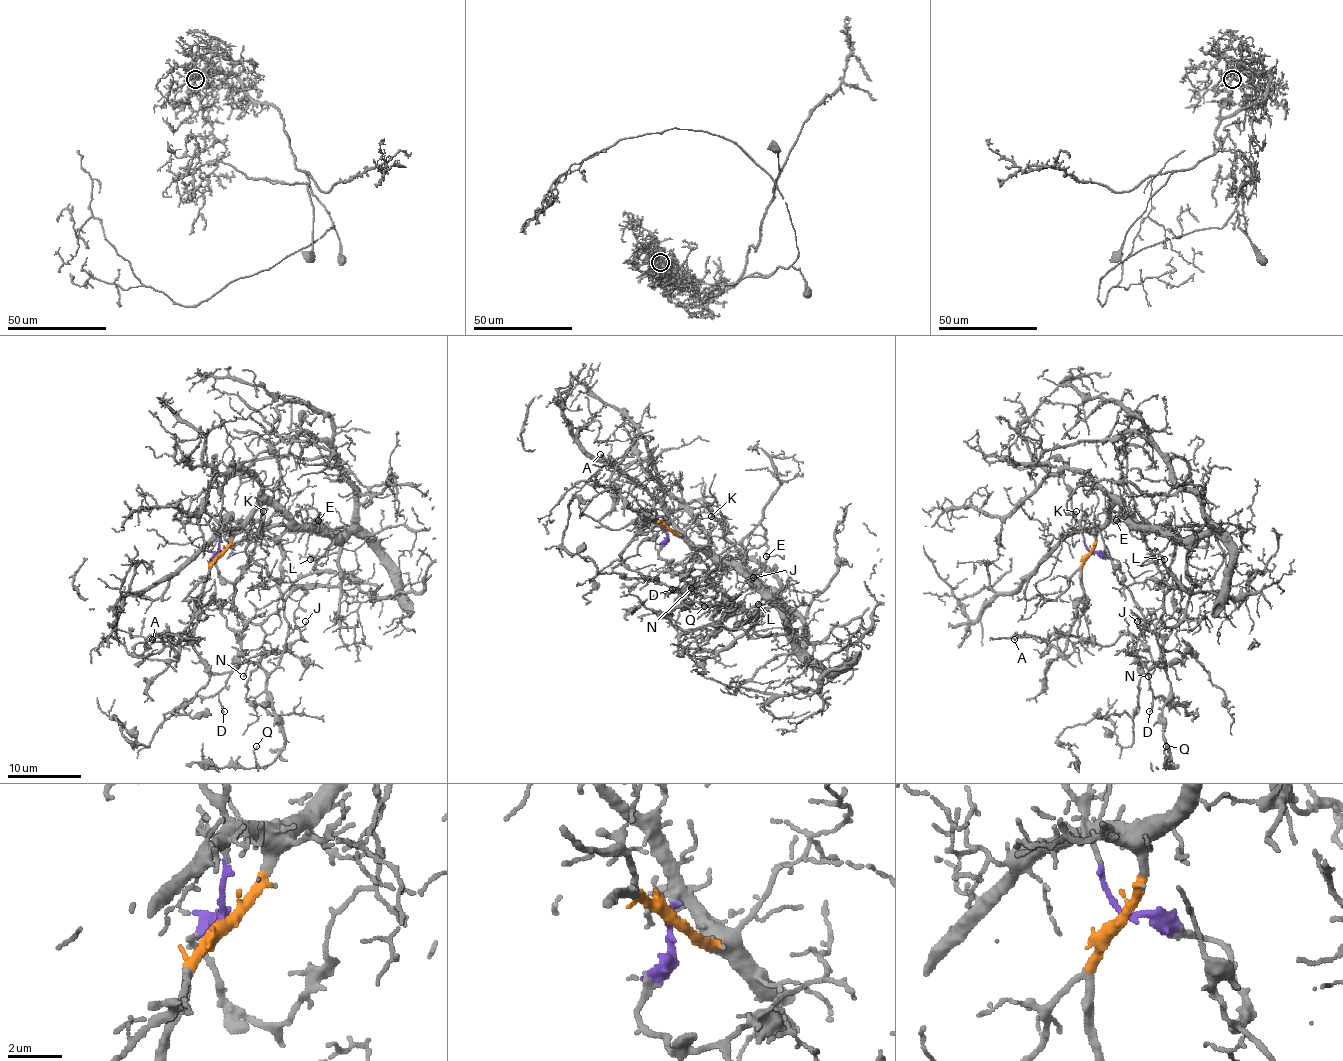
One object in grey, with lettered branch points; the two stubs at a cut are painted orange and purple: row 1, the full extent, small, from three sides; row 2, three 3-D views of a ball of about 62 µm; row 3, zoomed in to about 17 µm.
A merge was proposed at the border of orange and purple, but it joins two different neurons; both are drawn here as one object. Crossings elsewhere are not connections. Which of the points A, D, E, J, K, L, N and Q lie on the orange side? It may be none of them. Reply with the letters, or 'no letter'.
A, E, K, L

